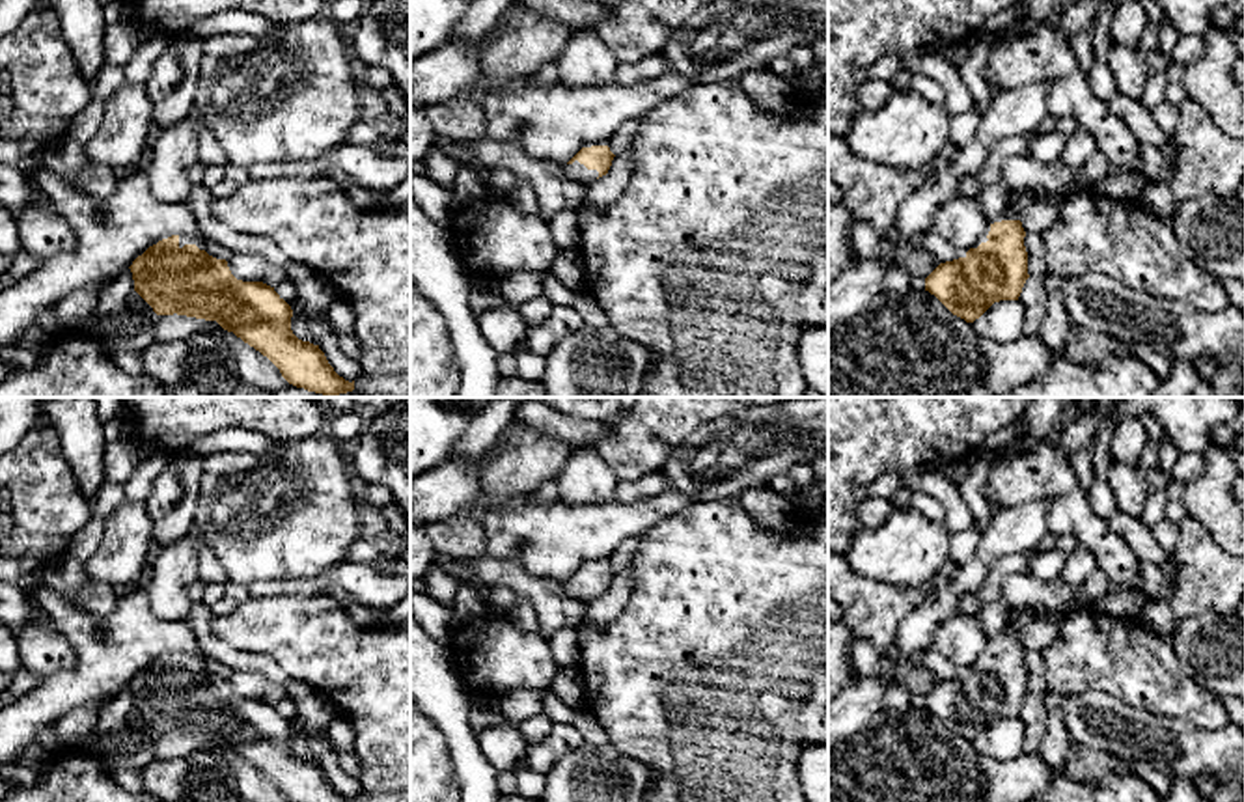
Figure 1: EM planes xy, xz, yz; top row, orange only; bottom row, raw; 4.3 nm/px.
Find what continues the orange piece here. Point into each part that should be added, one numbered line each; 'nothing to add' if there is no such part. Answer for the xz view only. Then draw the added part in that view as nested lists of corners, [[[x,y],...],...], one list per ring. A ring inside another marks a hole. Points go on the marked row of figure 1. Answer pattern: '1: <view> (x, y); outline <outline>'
1: xz (579, 172); outline [[[574,160],[573,164],[567,164],[565,173],[584,185],[589,185],[591,181],[595,181],[599,177],[597,170],[587,170],[578,160]]]

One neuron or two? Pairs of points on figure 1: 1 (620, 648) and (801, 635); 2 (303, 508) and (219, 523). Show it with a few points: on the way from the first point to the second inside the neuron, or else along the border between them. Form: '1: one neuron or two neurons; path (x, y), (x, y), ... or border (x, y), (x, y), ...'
1: one neuron; path (664, 648), (739, 648), (756, 644)
2: one neuron; path (282, 517), (239, 517)

